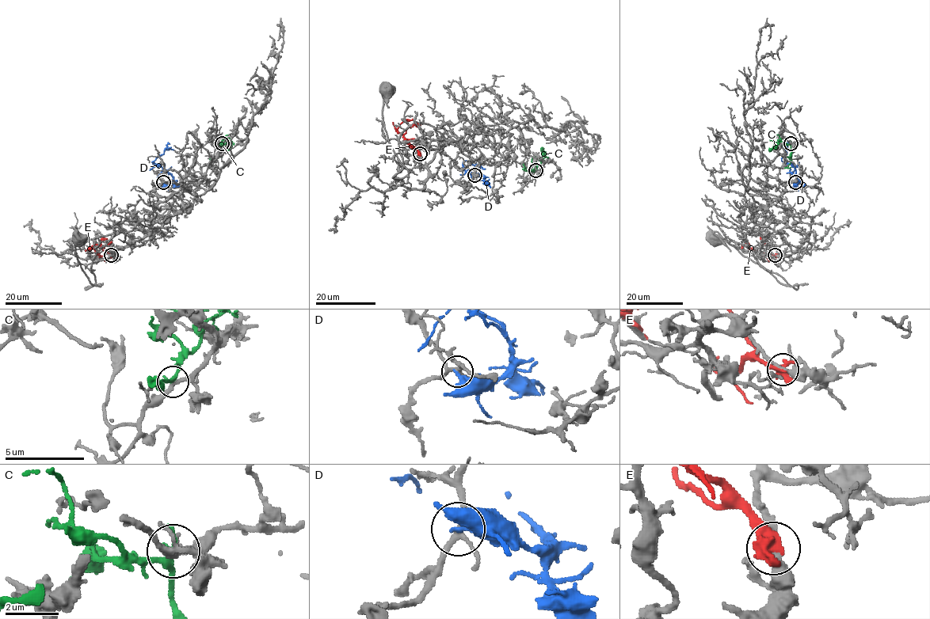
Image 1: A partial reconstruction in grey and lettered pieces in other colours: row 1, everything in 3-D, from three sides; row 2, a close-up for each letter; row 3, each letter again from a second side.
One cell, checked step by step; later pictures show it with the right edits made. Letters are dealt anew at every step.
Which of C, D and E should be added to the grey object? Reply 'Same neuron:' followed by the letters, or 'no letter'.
Same neuron: no letter

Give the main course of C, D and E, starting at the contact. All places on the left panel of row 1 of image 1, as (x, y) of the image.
C: (222, 143), (219, 154), (211, 168)
D: (163, 183), (169, 184), (173, 176), (152, 161), (165, 149), (174, 150)
E: (111, 256), (100, 256), (89, 248), (96, 244), (104, 248)

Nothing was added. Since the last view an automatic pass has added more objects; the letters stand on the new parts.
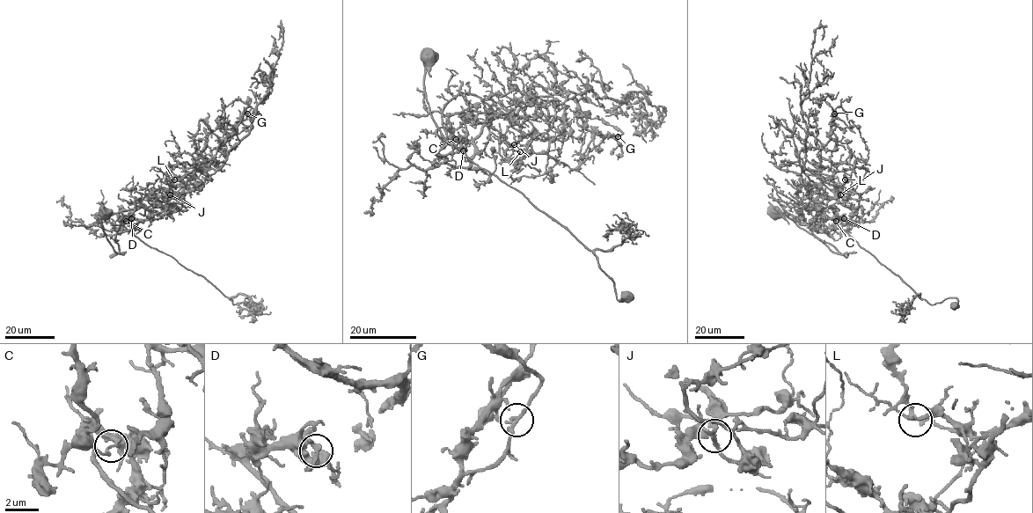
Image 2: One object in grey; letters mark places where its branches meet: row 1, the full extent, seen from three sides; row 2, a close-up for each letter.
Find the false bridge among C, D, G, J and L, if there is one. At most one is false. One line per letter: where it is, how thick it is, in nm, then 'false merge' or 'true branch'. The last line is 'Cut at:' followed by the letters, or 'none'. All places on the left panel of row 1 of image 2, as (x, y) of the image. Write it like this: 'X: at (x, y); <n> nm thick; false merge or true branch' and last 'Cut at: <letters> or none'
C: at (126, 221); 180 nm thick; false merge
D: at (131, 218); 260 nm thick; true branch
G: at (247, 113); 150 nm thick; true branch
J: at (170, 194); 180 nm thick; true branch
L: at (174, 179); 170 nm thick; true branch
Cut at: C

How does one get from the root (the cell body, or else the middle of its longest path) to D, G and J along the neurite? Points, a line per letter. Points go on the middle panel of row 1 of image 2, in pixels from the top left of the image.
D: (428, 59), (426, 99), (447, 142), (442, 111), (458, 94), (513, 109), (453, 113), (463, 150)
G: (428, 59), (426, 99), (447, 142), (442, 111), (458, 94), (501, 114), (561, 94), (587, 130), (618, 136)
J: (428, 59), (426, 99), (447, 142), (443, 107), (458, 94), (472, 94), (519, 126), (521, 136), (515, 144)

